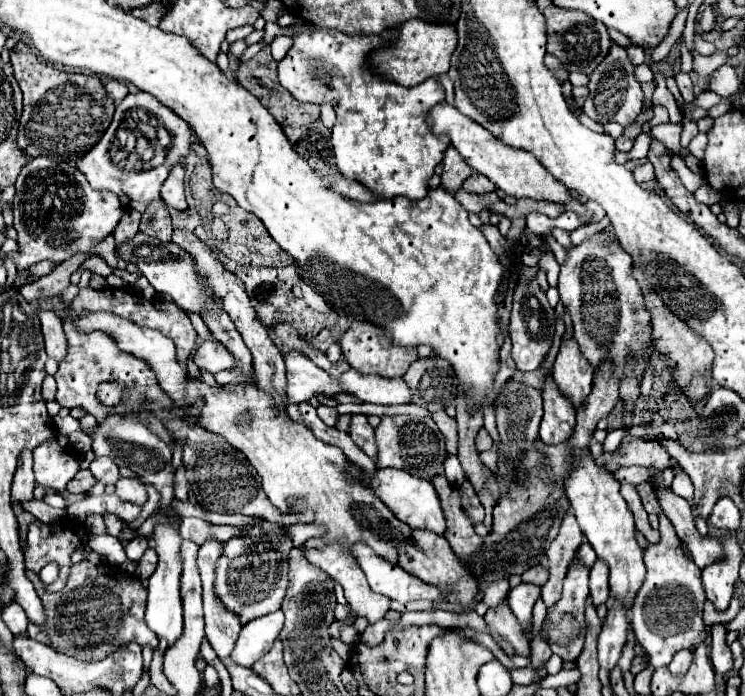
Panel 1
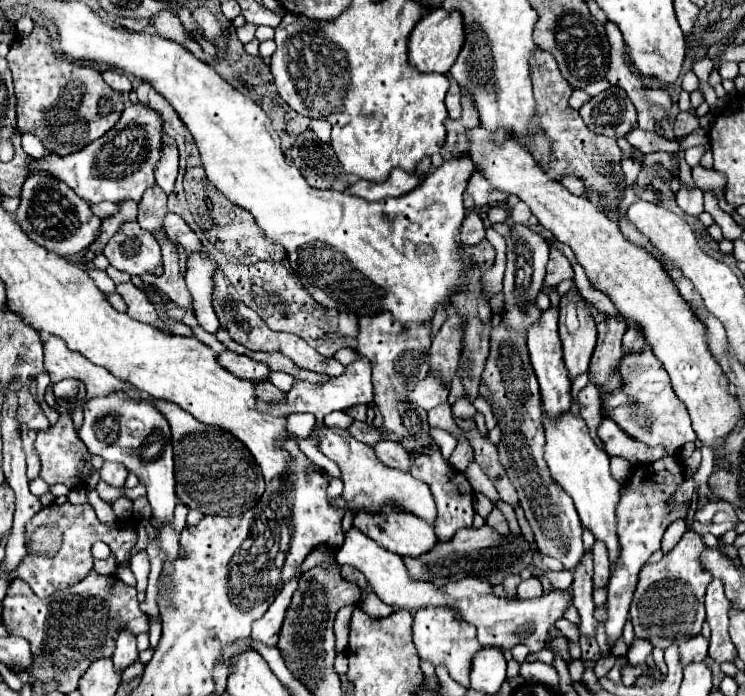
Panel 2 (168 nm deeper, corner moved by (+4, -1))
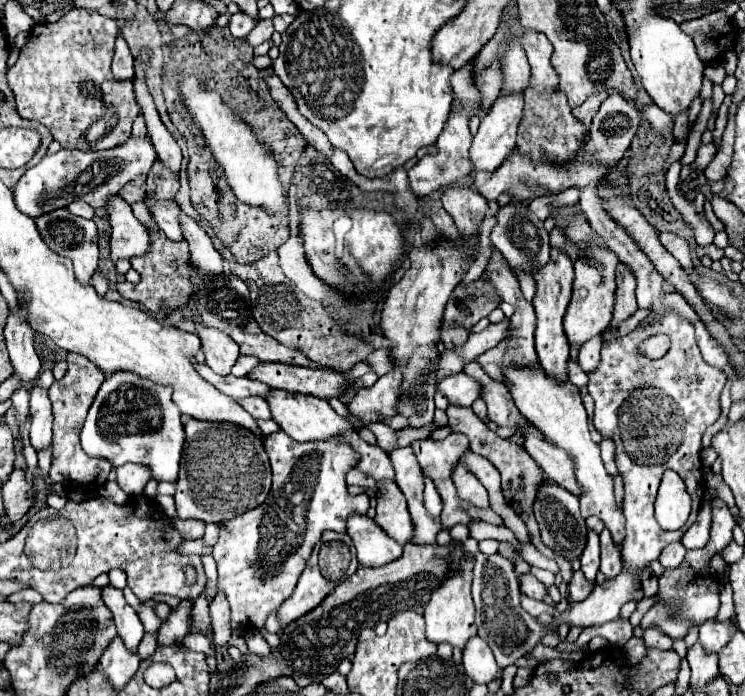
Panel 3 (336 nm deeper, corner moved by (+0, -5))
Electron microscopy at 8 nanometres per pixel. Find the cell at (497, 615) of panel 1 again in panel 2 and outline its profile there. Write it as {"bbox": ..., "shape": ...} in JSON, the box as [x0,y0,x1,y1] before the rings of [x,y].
{"bbox":[503,576,521,600],"shape":[[[507,576],[505,580],[503,580],[503,586],[505,586],[505,600],[515,600],[517,596],[515,596],[515,590],[517,590],[517,586],[519,586],[519,582],[521,582],[521,578],[519,576]]]}

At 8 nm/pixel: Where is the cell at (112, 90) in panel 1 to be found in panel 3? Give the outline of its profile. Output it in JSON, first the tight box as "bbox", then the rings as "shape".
{"bbox":[113,36,133,80],"shape":[[[117,36],[115,42],[115,56],[113,56],[113,74],[121,80],[133,80],[133,56],[131,50],[127,46],[127,42],[123,40],[123,36]]]}

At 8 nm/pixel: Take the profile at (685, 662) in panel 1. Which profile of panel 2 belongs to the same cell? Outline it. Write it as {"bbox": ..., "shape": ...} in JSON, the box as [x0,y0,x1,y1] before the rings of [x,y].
{"bbox":[679,634,707,668],"shape":[[[699,634],[687,642],[683,642],[679,646],[679,660],[681,660],[681,666],[685,668],[687,664],[695,664],[695,662],[703,662],[703,658],[707,656],[707,640]]]}

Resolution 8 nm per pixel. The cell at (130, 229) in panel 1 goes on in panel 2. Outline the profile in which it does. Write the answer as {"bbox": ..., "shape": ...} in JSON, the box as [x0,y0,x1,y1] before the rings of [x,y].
{"bbox":[91,202,117,218],"shape":[[[99,202],[99,204],[91,204],[93,210],[99,210],[99,216],[101,218],[111,218],[117,214],[117,204],[111,204],[111,202]]]}

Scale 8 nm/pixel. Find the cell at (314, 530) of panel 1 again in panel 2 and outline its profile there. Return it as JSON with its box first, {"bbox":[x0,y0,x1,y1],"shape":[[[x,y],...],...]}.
{"bbox":[353,508,439,558],"shape":[[[387,508],[387,512],[357,512],[353,516],[353,528],[359,528],[359,524],[365,524],[365,534],[369,538],[373,538],[381,548],[385,550],[391,550],[395,554],[399,554],[401,558],[413,558],[413,556],[423,556],[427,554],[439,540],[433,532],[433,526],[425,524],[425,520],[417,518],[417,516],[411,516],[411,514],[403,514],[403,512],[397,512],[393,508]]]}

